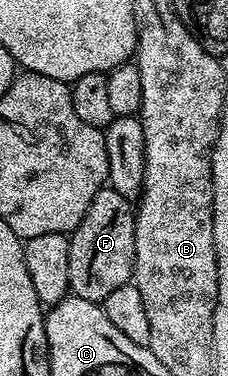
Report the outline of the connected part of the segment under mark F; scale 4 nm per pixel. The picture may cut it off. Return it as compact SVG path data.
M111 188L99 190L86 208L80 226L72 231L70 248L69 291L75 297L91 302L103 303L114 288L122 288L133 281L136 268L136 249L134 248L134 228L136 212L129 199L118 196Z

